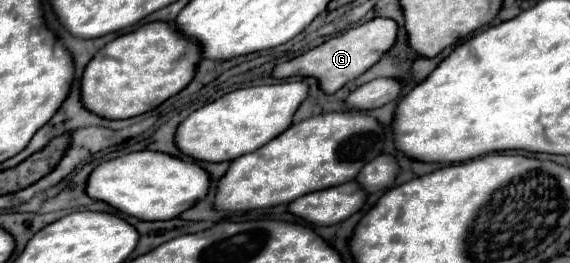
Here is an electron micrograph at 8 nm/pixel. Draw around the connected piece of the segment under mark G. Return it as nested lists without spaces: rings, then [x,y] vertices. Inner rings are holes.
[[[373,18],[371,22],[367,22],[363,26],[351,28],[345,34],[329,38],[321,46],[317,46],[317,48],[313,48],[313,50],[309,50],[309,52],[305,52],[301,56],[275,66],[271,74],[275,78],[287,78],[287,76],[295,76],[295,74],[311,76],[311,78],[317,78],[319,88],[325,94],[333,94],[343,84],[347,84],[349,80],[357,78],[367,68],[371,68],[375,62],[379,62],[381,56],[395,44],[395,38],[397,38],[397,24],[393,20],[389,20],[389,18]]]

